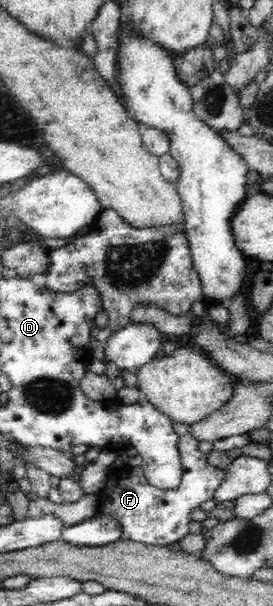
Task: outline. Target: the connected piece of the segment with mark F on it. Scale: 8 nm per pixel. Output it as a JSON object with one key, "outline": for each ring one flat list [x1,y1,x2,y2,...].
{"outline":[[190,433,179,436,182,479,173,490,159,490,159,487,151,486,145,478,143,466,126,465,110,470,105,487,97,495,100,497,101,513,119,521,120,539,166,547,178,543,189,533,191,511,197,509,203,501,212,499,224,479,224,470,208,462,207,454,199,450,198,443,199,440]]}

